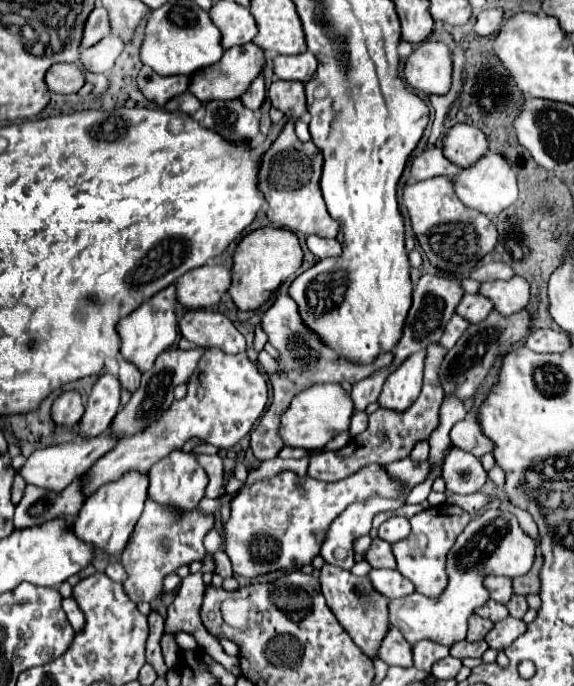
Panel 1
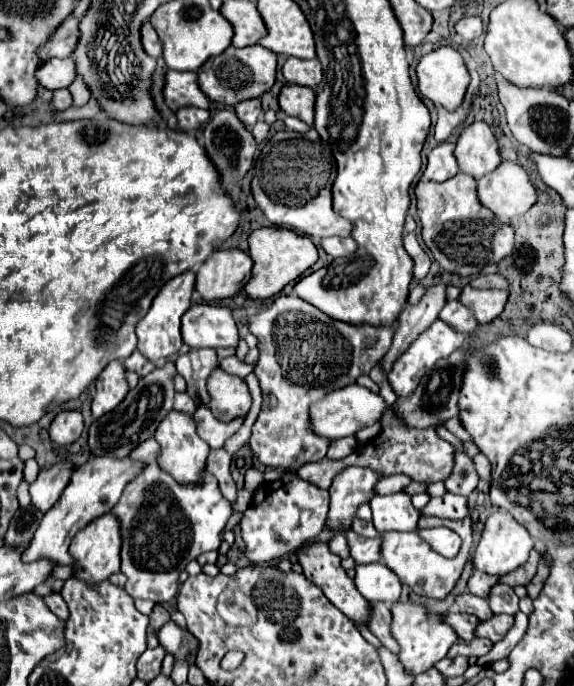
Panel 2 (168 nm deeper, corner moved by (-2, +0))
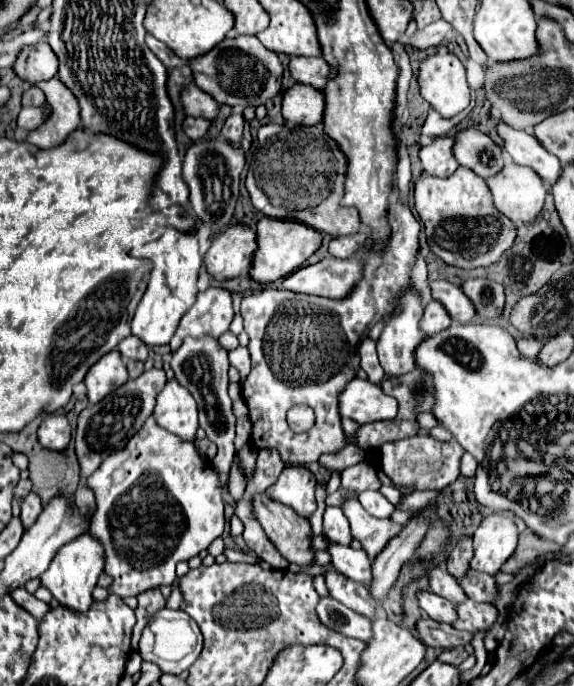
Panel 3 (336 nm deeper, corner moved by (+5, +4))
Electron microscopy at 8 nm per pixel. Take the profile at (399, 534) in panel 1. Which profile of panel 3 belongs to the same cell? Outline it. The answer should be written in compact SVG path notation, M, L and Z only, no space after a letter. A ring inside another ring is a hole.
M363 491L363 493L359 493L359 503L365 507L367 513L371 513L377 519L389 519L397 511L395 505L389 503L381 491Z

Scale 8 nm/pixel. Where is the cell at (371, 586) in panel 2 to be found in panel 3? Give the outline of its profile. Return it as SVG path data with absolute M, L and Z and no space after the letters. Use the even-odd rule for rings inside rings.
M329 543L329 553L333 559L333 565L339 573L345 577L365 585L367 589L373 583L373 573L371 573L371 559L365 557L363 549L353 549L353 547L343 547L337 543Z

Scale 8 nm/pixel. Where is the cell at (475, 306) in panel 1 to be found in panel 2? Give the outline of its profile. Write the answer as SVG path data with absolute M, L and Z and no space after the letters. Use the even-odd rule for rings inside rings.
M448 301L440 311L440 319L460 333L472 333L478 327L472 311L466 309L460 301Z

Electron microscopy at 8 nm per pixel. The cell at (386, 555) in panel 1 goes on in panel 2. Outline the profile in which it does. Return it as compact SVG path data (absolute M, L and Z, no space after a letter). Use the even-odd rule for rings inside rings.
M352 529L342 531L346 541L348 541L348 549L350 549L350 557L356 563L374 563L380 561L380 537L374 539L366 539L356 535Z

